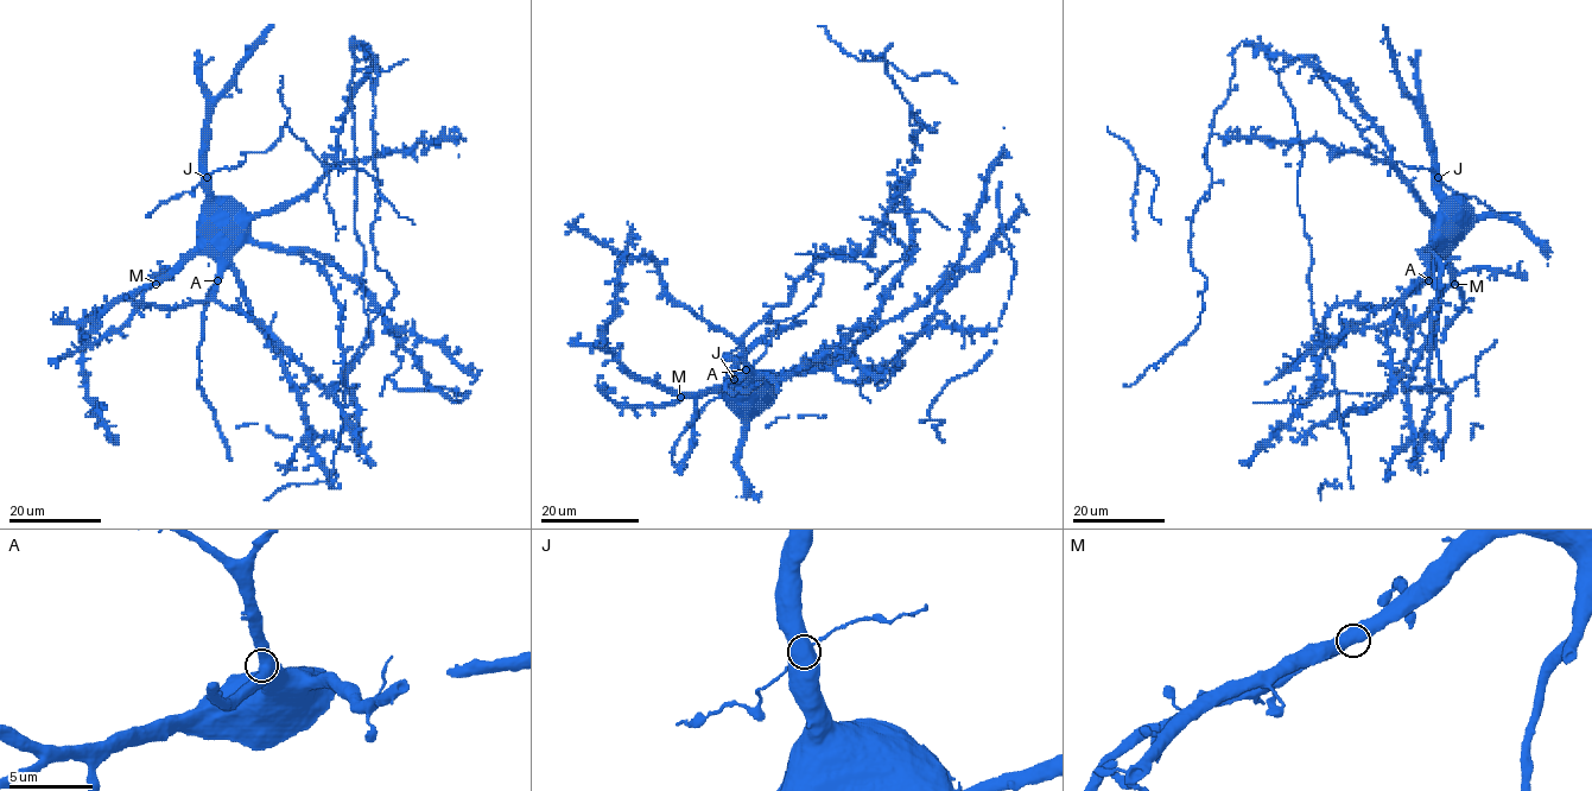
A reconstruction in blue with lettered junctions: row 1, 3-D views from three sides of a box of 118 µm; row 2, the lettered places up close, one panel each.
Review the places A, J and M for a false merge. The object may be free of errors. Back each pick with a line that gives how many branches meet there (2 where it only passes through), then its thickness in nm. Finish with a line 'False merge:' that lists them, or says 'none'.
False merge: none

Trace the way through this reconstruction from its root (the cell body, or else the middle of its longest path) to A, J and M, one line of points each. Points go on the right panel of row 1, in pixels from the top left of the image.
A: (1438, 225), (1432, 232), (1428, 280)
J: (1438, 225), (1438, 177)
M: (1438, 225), (1435, 235), (1446, 252), (1454, 284)

